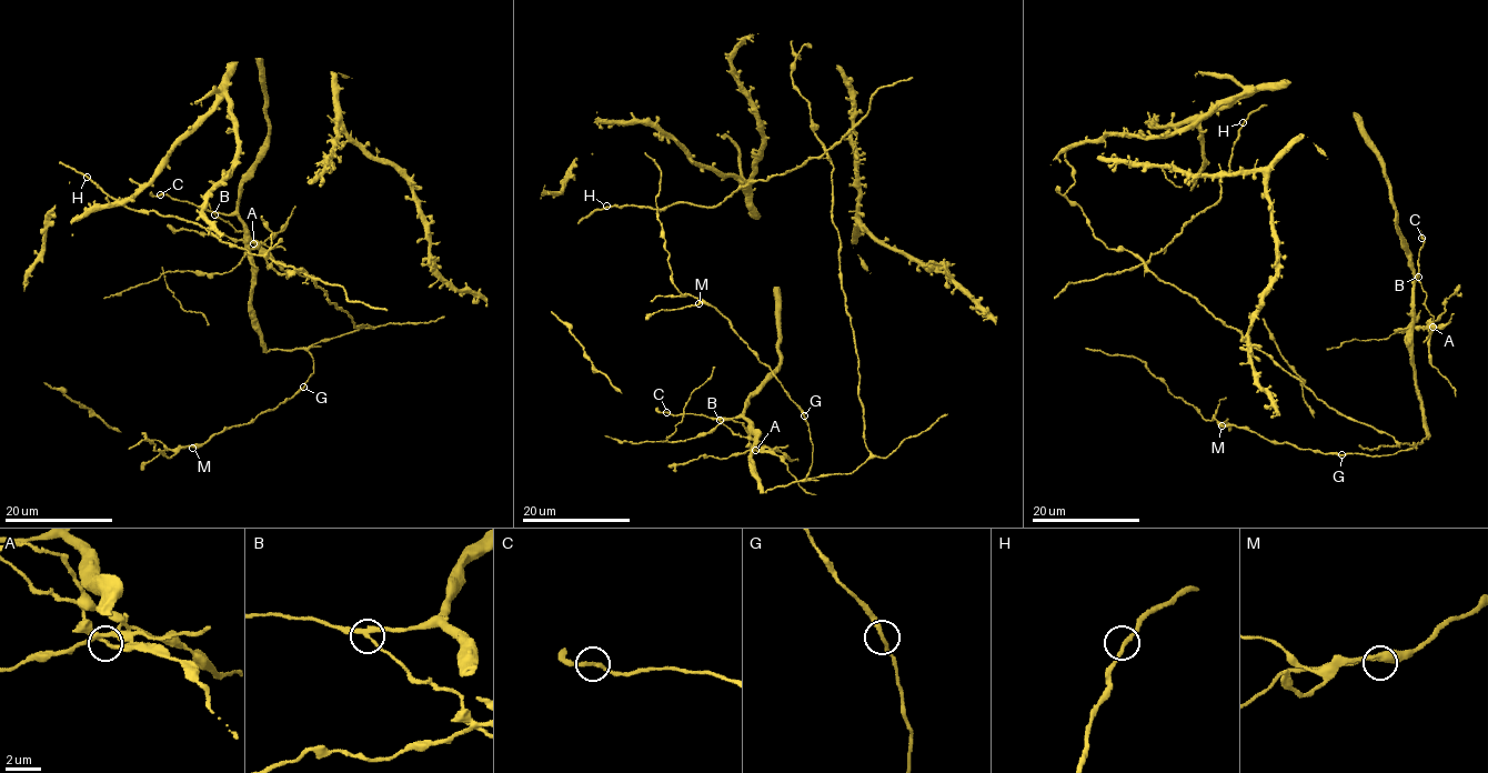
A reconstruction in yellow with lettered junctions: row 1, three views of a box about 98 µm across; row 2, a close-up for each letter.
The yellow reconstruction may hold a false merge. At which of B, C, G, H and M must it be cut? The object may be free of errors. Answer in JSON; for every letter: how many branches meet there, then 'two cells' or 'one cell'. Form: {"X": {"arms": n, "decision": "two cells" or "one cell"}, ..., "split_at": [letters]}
{"B": {"arms": 3, "decision": "two cells"}, "C": {"arms": 2, "decision": "one cell"}, "G": {"arms": 2, "decision": "one cell"}, "H": {"arms": 2, "decision": "one cell"}, "M": {"arms": 3, "decision": "one cell"}, "split_at": ["B"]}

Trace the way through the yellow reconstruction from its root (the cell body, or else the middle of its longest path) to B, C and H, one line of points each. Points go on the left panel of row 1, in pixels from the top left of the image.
B: (325, 294), (354, 327), (370, 327), (307, 347), (267, 349), (251, 304), (247, 226), (237, 216), (214, 213)
C: (325, 294), (354, 327), (370, 327), (307, 347), (267, 349), (251, 304), (247, 226), (237, 216), (160, 194)
H: (325, 294), (312, 277), (229, 246), (197, 223), (132, 210), (87, 177)

